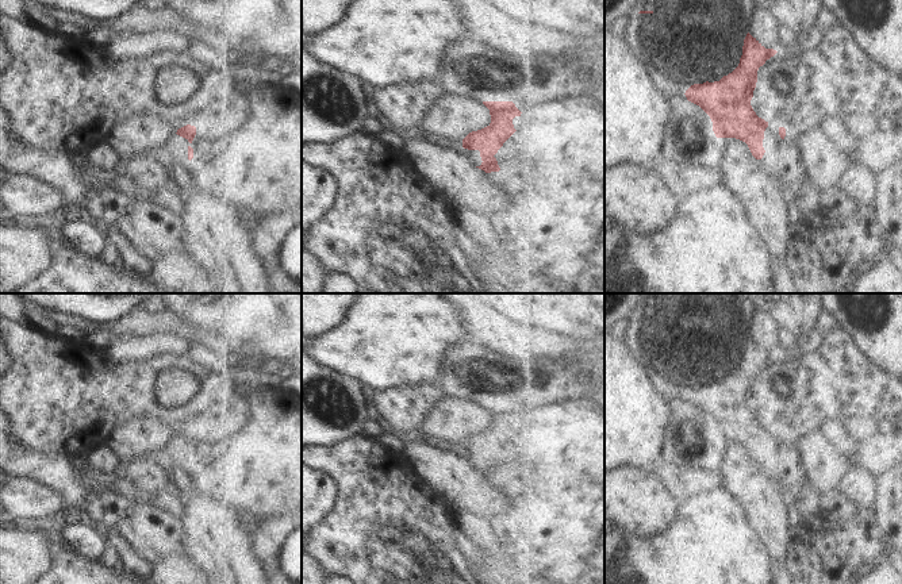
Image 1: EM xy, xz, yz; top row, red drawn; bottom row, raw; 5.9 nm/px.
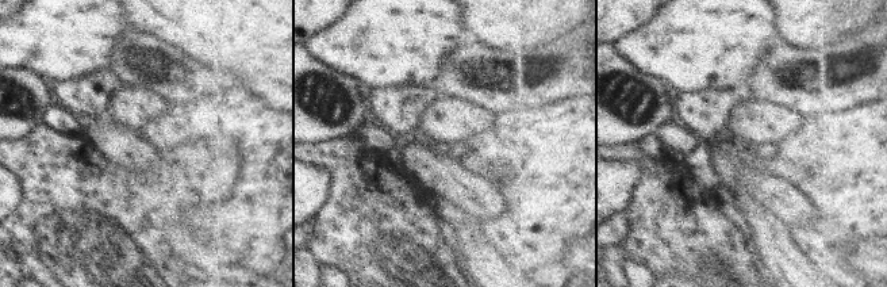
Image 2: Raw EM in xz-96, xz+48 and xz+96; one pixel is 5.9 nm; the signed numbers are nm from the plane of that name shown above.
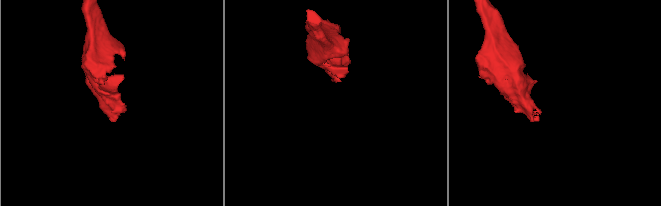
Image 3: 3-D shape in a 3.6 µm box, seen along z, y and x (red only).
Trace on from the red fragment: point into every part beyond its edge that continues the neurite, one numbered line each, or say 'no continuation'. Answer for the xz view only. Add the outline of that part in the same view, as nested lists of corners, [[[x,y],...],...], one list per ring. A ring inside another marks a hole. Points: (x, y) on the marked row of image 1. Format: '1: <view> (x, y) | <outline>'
1: xz (563, 219) | [[[590,95],[559,97],[553,105],[544,105],[541,99],[534,99],[536,108],[527,112],[526,123],[517,130],[494,155],[500,168],[491,172],[494,177],[506,180],[507,172],[527,170],[538,174],[541,166],[549,176],[545,185],[514,185],[506,212],[514,223],[508,233],[527,235],[527,254],[519,262],[519,284],[522,293],[544,293],[553,283],[568,280],[575,269],[588,266],[591,254],[599,247],[599,233],[604,226],[604,108]]]

